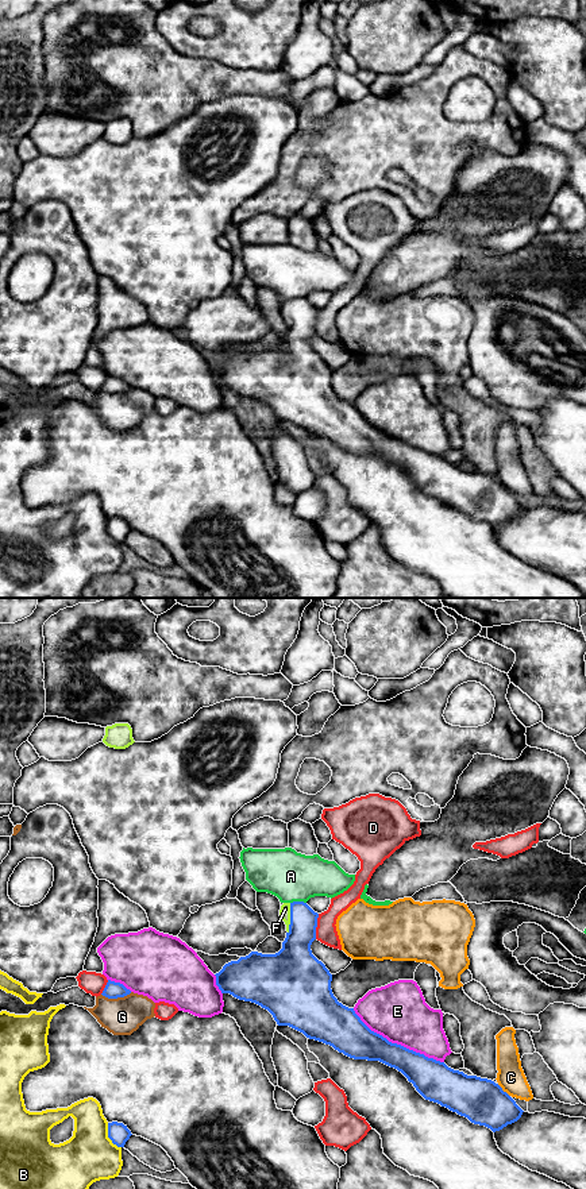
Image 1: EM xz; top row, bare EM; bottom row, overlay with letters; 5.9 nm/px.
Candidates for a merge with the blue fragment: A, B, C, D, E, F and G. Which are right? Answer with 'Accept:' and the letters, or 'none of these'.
Accept: F

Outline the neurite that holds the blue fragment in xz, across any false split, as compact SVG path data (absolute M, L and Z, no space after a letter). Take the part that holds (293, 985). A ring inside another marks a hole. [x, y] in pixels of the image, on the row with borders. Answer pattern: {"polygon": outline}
{"polygon": "M304 902L284 903L279 916L286 924L286 938L275 954L251 951L238 961L231 961L216 973L216 985L221 993L230 993L267 1010L278 1026L289 1026L307 1038L332 1046L339 1053L354 1058L379 1061L401 1072L425 1099L467 1117L471 1123L485 1126L493 1132L517 1122L523 1109L491 1080L467 1076L448 1068L444 1062L392 1043L371 1031L355 1014L338 1001L331 989L332 974L311 950L316 939L319 914Z"}

